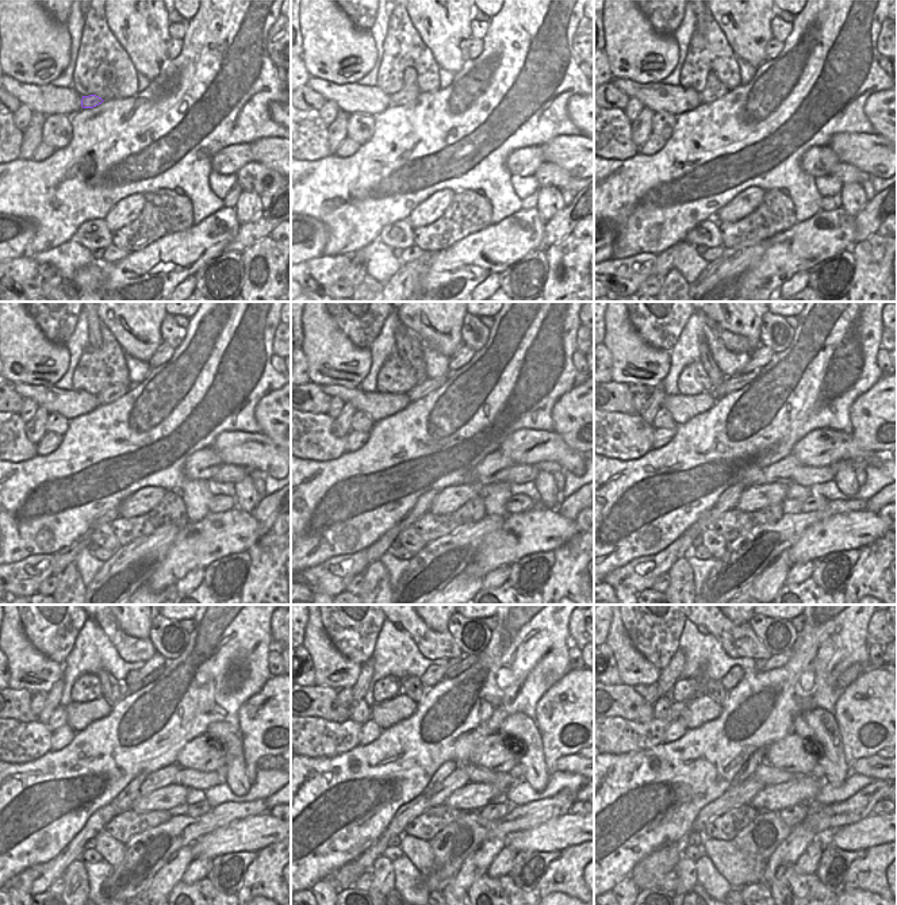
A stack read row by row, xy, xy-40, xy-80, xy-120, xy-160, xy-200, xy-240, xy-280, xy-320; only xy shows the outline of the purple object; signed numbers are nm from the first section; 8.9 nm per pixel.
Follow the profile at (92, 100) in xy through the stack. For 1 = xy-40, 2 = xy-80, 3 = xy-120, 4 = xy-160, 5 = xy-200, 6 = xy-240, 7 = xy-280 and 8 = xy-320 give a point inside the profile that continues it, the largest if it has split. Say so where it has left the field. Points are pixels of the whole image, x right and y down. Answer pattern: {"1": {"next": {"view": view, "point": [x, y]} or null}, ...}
{"1": {"next": {"view": "xy-40", "point": [410, 91]}}, "2": {"next": {"view": "xy-80", "point": [713, 89]}}, "3": {"next": {"view": "xy-120", "point": [110, 394]}}, "4": {"next": {"view": "xy-160", "point": [428, 386]}}, "5": {"next": {"view": "xy-200", "point": [731, 384]}}, "6": {"next": {"view": "xy-240", "point": [131, 687]}}, "7": {"next": {"view": "xy-280", "point": [467, 660]}}, "8": {"next": {"view": "xy-320", "point": [775, 660]}}}

